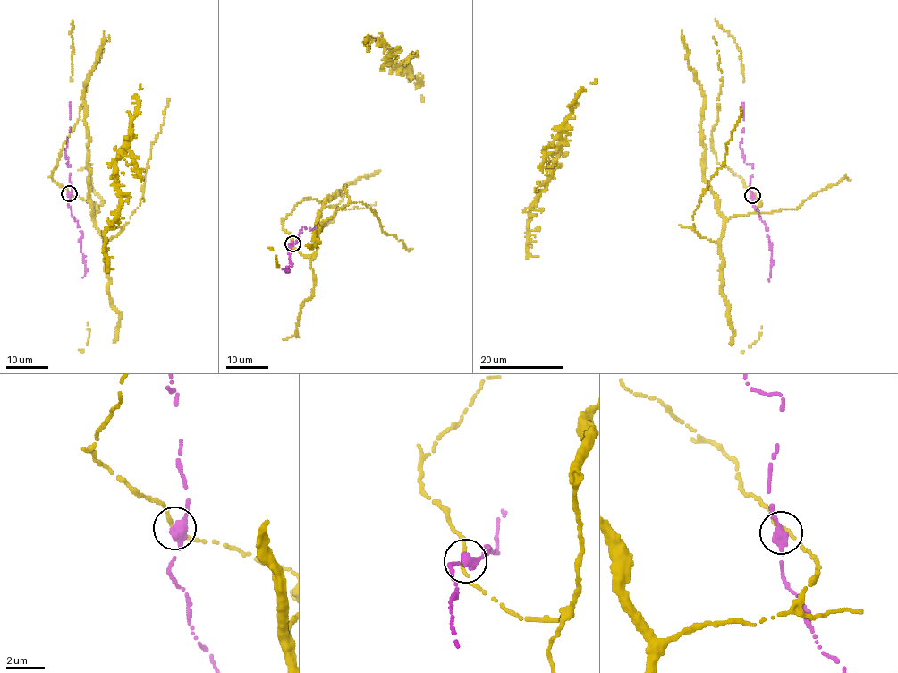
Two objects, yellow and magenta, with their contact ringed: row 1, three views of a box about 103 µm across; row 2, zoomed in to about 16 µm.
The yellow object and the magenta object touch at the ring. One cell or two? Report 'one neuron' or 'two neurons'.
one neuron

